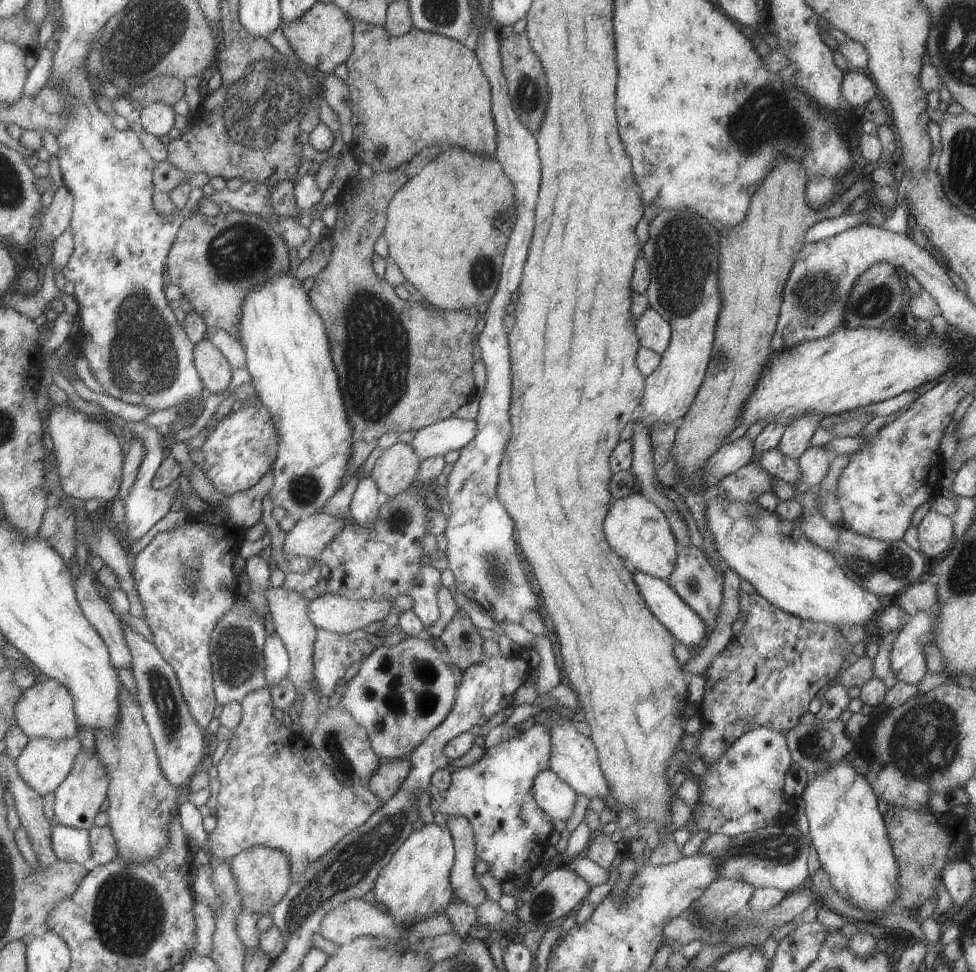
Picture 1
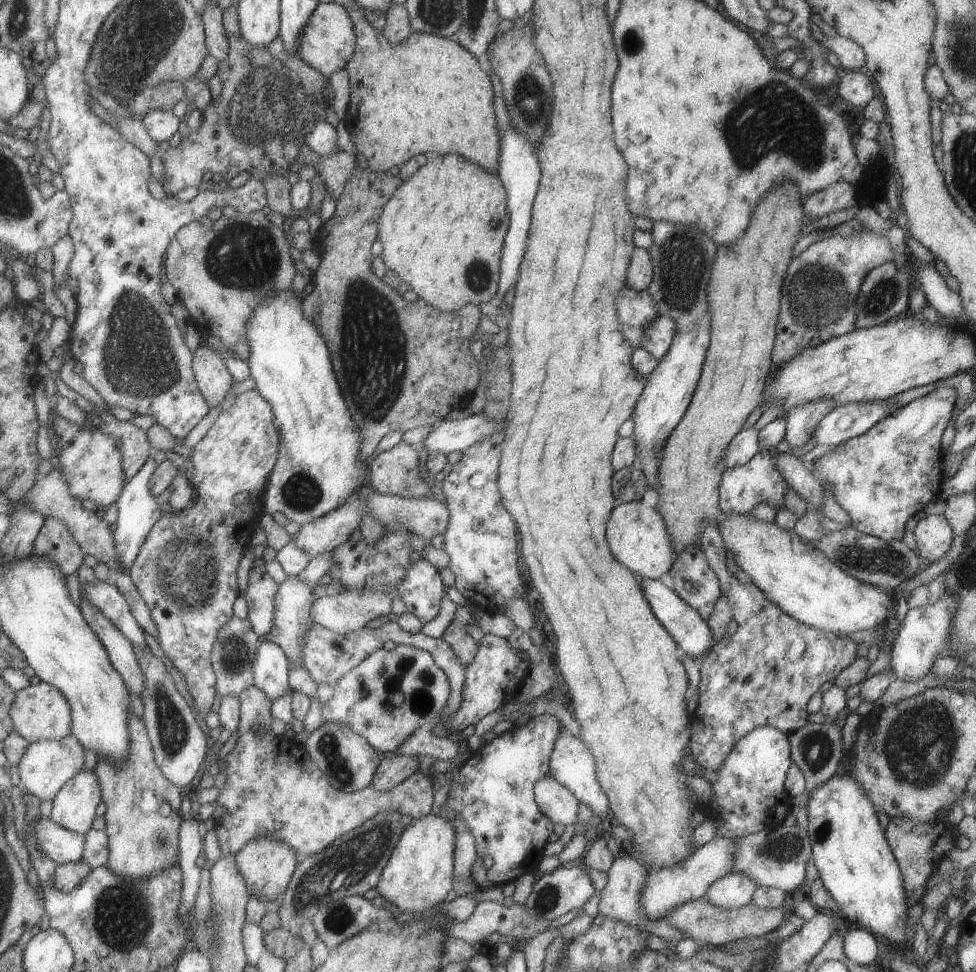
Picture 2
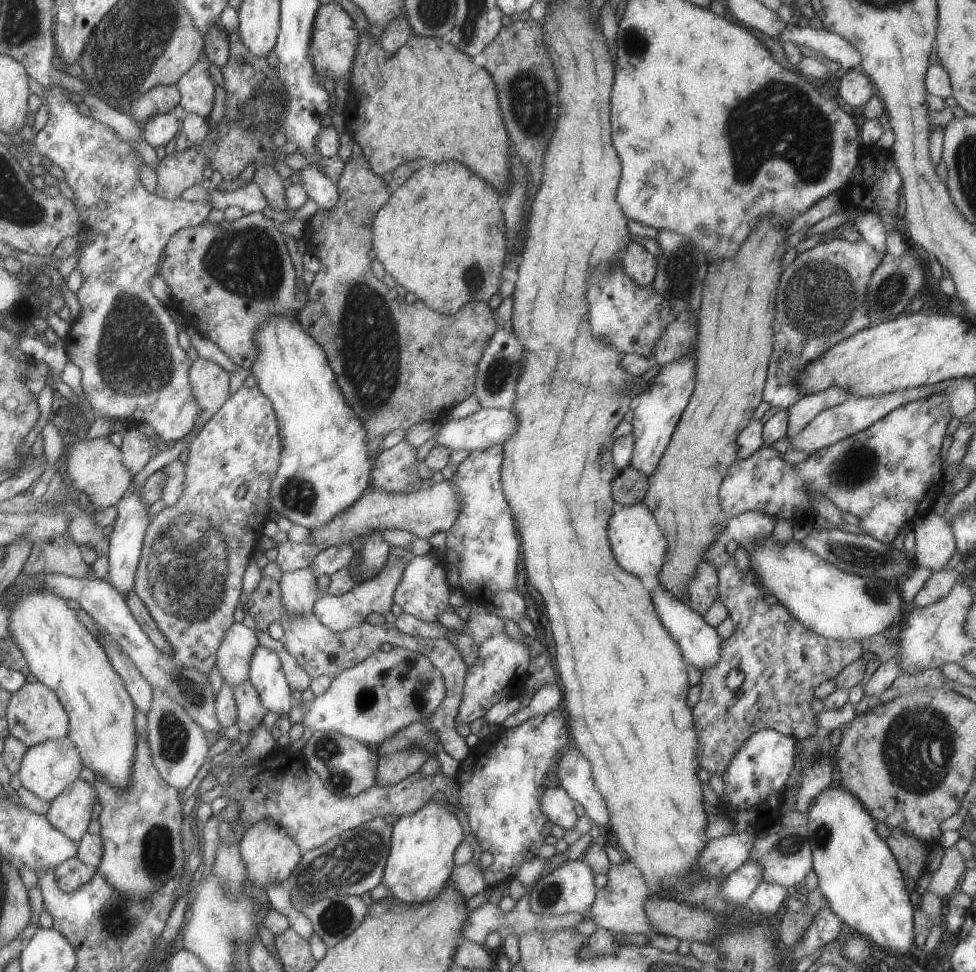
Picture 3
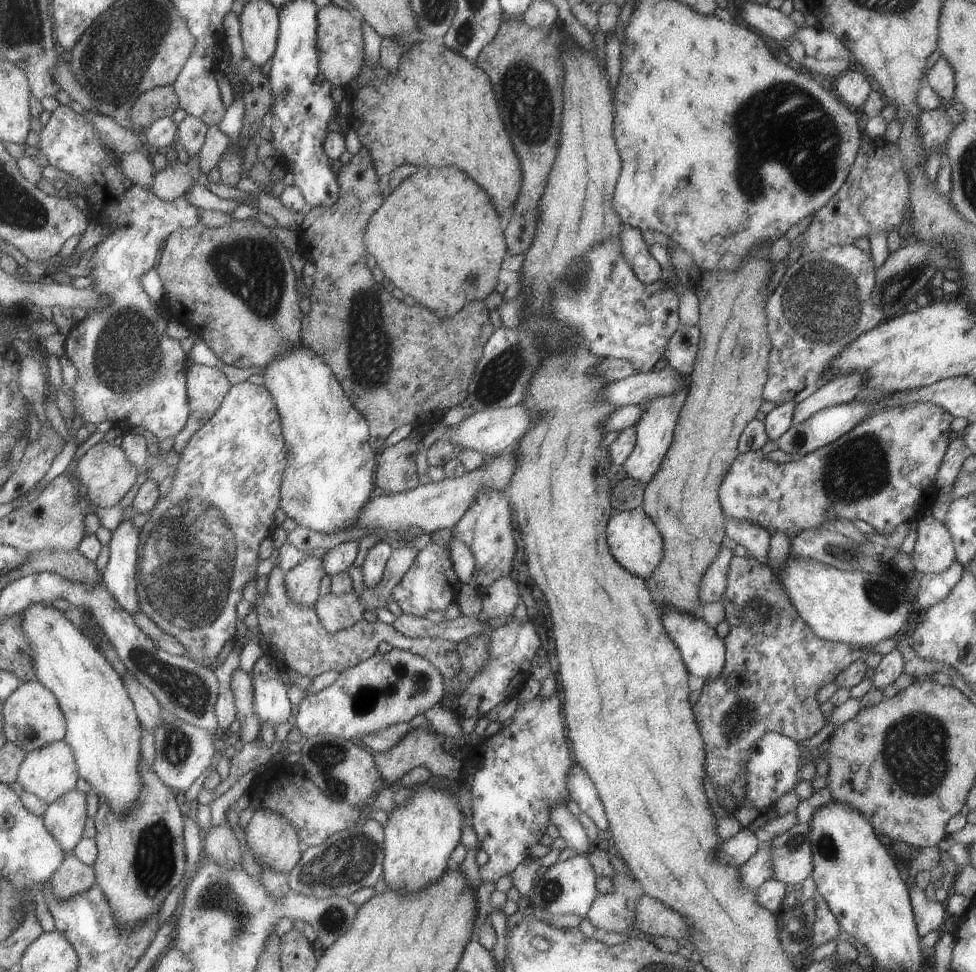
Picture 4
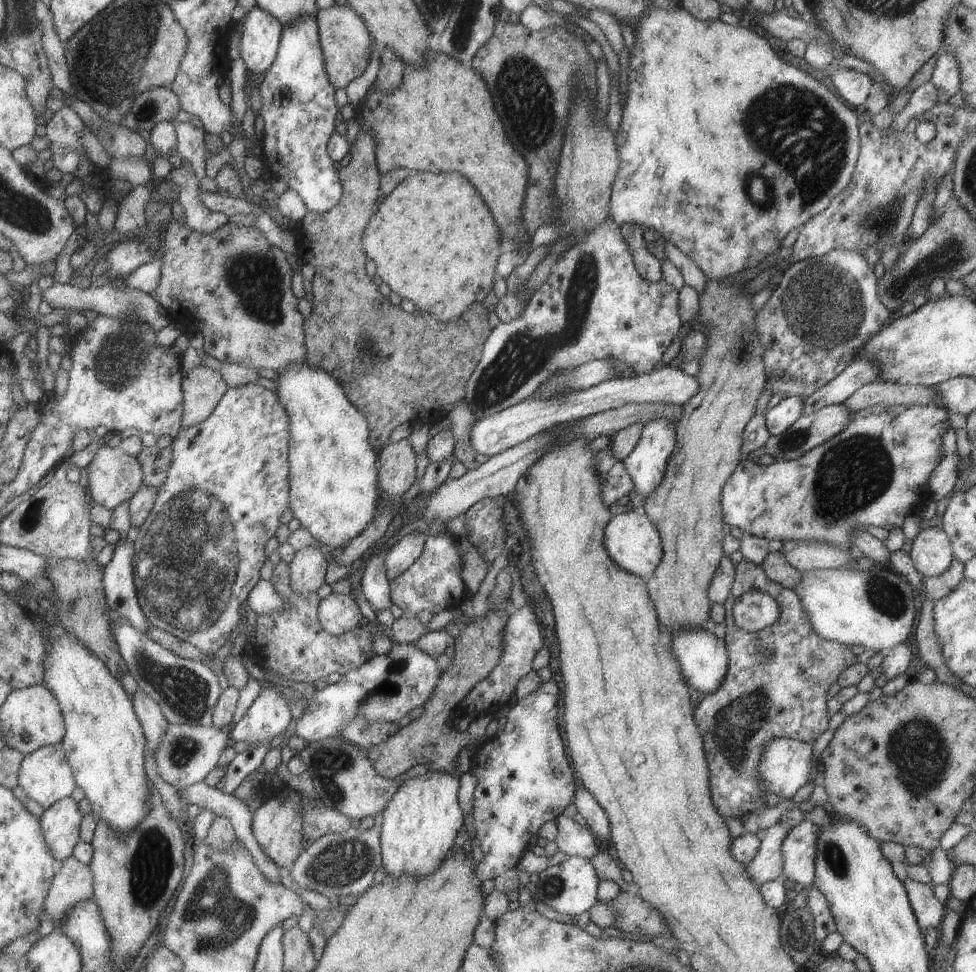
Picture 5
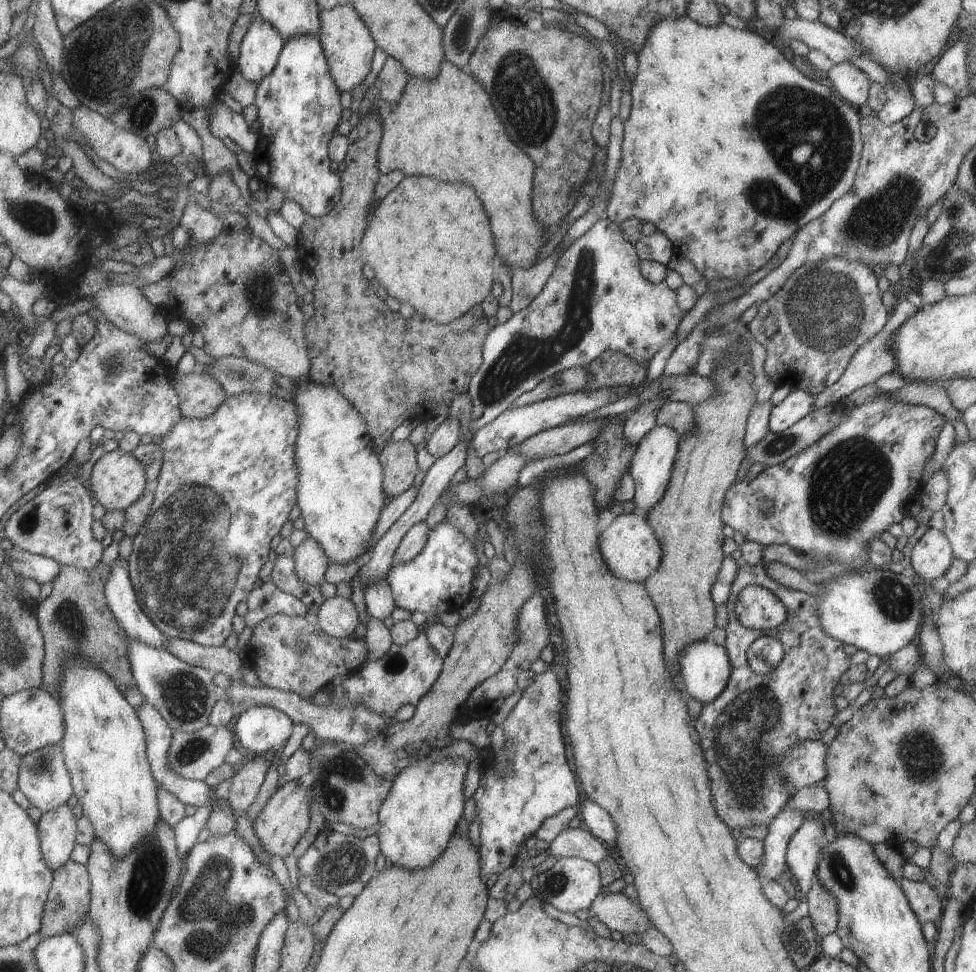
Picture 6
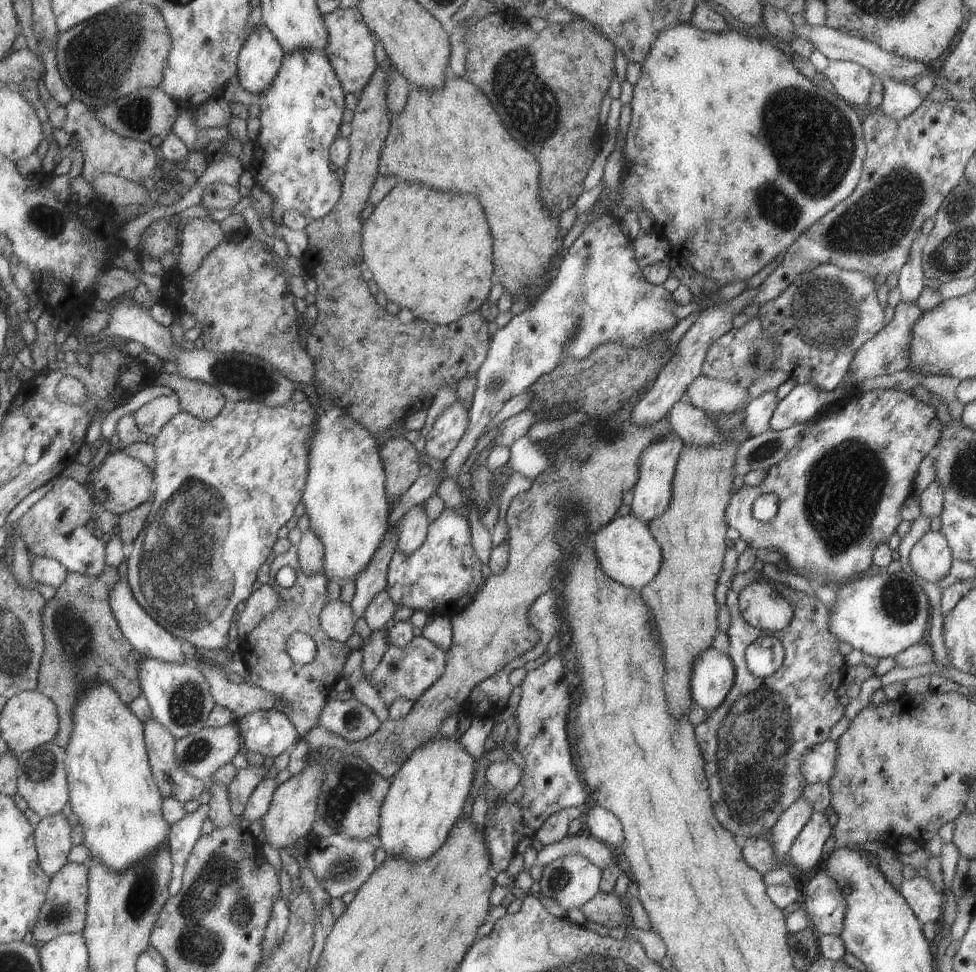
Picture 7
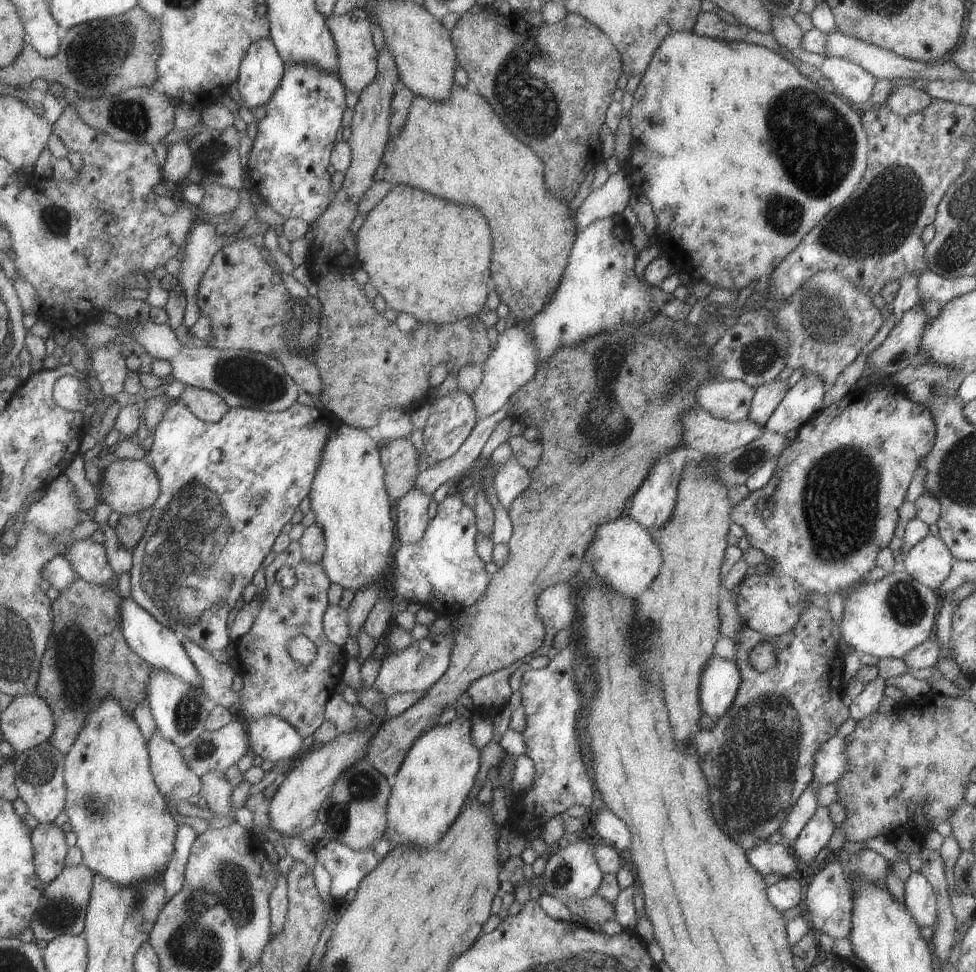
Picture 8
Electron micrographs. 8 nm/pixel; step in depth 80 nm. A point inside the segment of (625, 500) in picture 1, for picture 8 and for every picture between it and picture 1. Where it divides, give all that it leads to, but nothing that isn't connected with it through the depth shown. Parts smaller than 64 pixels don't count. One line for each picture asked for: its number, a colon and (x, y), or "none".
2: (637, 536)
3: (639, 546)
4: (634, 541)
5: (633, 543)
6: (630, 549)
7: (626, 552)
8: (621, 553)

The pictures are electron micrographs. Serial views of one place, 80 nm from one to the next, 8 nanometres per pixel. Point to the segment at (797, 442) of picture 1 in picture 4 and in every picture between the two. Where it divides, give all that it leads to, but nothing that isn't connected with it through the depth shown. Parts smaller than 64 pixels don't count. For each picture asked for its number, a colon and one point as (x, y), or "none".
2: (800, 421)
3: (801, 412)
4: (841, 389)

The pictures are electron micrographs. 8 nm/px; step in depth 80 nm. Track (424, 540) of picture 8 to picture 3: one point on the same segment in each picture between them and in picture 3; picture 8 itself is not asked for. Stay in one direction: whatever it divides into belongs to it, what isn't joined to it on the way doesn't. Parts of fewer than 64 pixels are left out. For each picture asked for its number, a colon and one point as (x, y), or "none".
3: (422, 591)
4: (430, 583)
5: (432, 583)
6: (438, 579)
7: (442, 577)

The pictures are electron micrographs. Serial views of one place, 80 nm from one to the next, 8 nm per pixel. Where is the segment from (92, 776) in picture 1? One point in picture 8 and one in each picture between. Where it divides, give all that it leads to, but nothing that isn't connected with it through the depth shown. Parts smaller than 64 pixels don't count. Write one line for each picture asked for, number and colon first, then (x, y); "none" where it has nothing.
2: (73, 807)
3: (70, 811)
4: (64, 817)
5: (59, 823)
6: (55, 829)
7: (52, 836)
8: (48, 845)

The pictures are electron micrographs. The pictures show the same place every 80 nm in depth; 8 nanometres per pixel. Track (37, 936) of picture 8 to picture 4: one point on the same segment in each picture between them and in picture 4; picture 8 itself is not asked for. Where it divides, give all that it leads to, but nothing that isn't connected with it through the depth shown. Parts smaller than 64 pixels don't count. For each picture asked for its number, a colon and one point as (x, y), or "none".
4: (71, 877)
5: (72, 882)
6: (68, 899)
7: (63, 911)

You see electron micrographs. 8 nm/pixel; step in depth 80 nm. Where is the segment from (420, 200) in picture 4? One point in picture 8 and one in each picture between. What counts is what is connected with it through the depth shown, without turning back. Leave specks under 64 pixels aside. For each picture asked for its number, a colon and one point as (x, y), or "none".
5: (447, 261)
6: (428, 242)
7: (402, 243)
8: (427, 257)

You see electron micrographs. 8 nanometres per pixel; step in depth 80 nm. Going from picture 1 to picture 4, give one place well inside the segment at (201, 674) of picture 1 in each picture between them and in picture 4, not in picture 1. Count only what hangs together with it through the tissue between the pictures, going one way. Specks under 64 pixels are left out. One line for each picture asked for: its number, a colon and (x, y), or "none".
2: (184, 571)
3: (194, 552)
4: (198, 549)

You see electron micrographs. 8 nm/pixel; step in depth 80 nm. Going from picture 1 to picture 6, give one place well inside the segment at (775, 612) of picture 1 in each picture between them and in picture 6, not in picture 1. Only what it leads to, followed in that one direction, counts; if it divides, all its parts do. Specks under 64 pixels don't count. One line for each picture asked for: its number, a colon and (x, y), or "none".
2: (763, 674)
3: (781, 661)
4: (780, 664)
5: (774, 685)
6: (743, 731)

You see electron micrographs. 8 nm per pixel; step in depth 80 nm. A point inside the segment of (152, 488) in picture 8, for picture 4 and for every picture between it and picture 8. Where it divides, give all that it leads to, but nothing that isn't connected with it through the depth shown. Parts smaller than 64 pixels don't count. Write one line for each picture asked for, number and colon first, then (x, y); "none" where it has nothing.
4: (102, 472)
5: (113, 475)
6: (117, 479)
7: (119, 484)

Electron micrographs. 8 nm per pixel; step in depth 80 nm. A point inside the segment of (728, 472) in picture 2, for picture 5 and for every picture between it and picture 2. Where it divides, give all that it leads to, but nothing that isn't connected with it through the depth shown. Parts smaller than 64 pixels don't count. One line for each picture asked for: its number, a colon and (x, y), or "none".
3: (880, 474)
4: (874, 472)
5: (870, 474)

